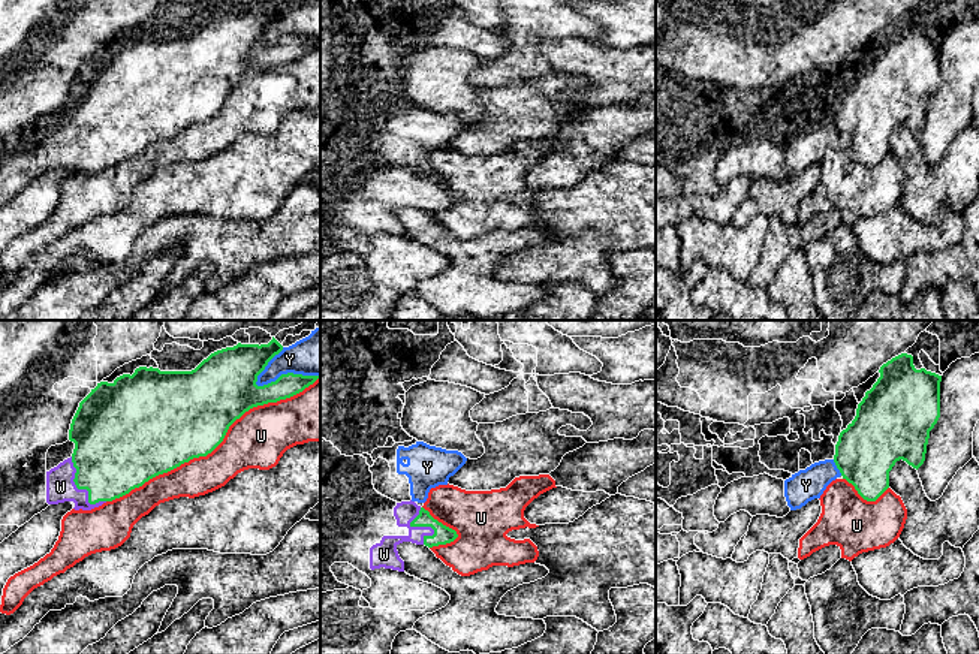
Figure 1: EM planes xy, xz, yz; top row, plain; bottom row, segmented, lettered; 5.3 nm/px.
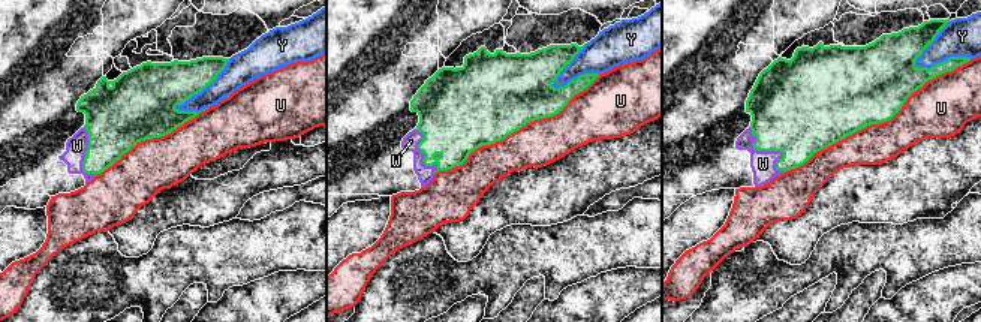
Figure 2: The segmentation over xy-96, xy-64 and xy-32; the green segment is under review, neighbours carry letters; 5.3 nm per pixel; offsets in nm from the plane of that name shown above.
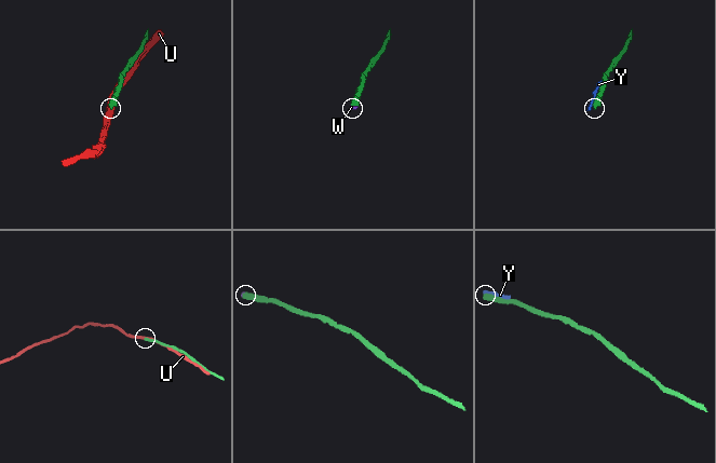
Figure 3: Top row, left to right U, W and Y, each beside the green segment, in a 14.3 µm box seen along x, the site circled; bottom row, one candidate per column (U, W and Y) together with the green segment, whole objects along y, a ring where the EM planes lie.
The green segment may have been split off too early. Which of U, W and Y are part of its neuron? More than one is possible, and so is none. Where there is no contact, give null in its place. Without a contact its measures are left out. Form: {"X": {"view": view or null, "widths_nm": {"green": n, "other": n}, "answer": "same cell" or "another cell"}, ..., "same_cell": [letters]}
{"U": {"view": "xy", "widths_nm": {"green": 480, "other": 300}, "answer": "another cell"}, "W": {"view": "xy", "widths_nm": {"green": 420, "other": 160}, "answer": "same cell"}, "Y": {"view": "xy", "widths_nm": {"green": 200, "other": 220}, "answer": "another cell"}, "same_cell": ["W"]}

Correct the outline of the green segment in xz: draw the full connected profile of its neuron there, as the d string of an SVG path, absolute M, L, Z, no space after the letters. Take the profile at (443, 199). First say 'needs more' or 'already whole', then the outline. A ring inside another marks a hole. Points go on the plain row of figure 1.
needs more | M401 166L394 172L398 192L407 192L407 201L383 201L382 205L370 213L370 233L392 233L404 236L404 226L400 223L397 211L403 207L425 210L428 213L454 207L458 199L455 195L434 184L428 175L415 166Z

